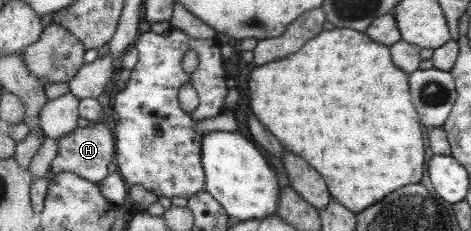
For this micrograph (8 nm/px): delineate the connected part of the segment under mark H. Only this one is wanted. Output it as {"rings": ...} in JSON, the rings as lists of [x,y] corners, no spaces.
{"rings":[[[102,122],[88,127],[76,127],[68,135],[57,140],[59,152],[51,165],[51,175],[60,172],[74,172],[94,183],[101,182],[108,176],[108,165],[114,159],[114,137],[110,129]]]}

